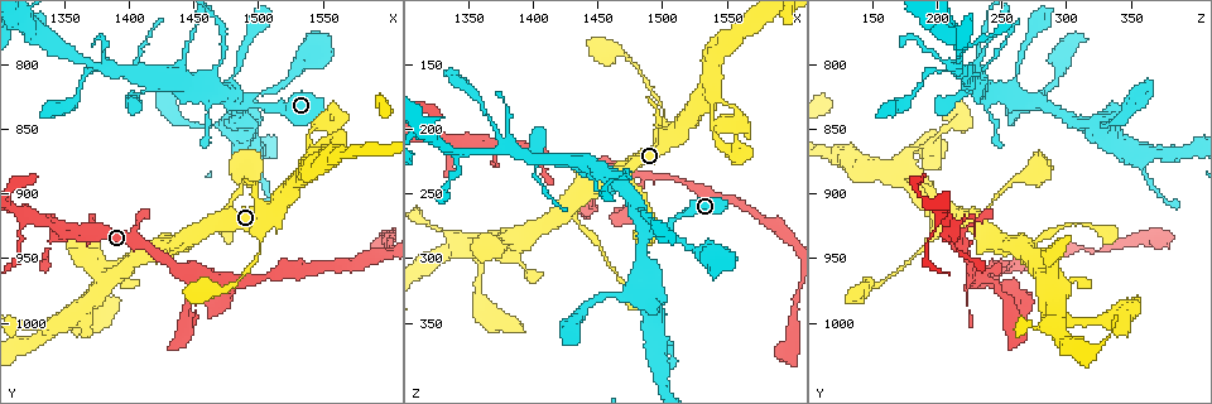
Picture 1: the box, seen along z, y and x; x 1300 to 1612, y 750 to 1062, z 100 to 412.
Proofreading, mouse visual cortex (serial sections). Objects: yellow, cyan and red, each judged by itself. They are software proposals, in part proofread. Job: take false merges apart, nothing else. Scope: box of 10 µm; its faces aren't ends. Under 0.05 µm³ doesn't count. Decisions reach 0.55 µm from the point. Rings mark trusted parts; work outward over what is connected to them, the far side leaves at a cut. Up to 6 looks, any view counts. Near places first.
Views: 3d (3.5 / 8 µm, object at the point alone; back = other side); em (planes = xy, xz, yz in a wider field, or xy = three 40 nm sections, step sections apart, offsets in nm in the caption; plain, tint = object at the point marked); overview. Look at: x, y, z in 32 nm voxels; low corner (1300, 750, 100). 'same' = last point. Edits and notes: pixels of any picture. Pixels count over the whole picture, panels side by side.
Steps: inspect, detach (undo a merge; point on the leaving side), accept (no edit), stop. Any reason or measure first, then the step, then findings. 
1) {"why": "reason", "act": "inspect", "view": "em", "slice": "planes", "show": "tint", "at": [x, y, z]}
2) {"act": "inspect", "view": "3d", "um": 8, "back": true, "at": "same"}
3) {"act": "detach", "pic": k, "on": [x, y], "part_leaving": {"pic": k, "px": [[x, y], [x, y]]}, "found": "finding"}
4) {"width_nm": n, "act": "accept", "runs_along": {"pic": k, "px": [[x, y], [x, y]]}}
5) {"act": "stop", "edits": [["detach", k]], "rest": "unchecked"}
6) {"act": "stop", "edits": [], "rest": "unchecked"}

{"why": "three arms meet", "act": "inspect", "view": "3d", "um": 3.5, "at": [1484, 806, 264]}

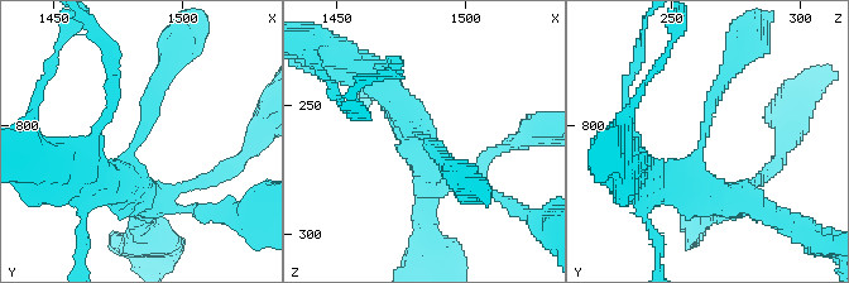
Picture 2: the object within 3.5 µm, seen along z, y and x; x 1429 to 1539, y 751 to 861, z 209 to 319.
{"arms": 3, "arm_widths_nm": [200, 400, 450], "why": "shape alone is not enough", "act": "inspect", "view": "em", "slice": "planes", "show": "tint", "at": [1482, 807, 263]}

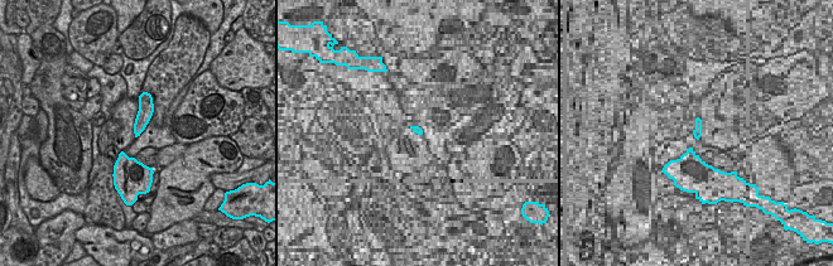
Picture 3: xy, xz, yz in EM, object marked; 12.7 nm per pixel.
{"act": "accept", "runs_along": {"pic": 2, "px": [[140, 196], [129, 149], [159, 72]]}, "found": "all the same cell"}

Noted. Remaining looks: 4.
{"why": "three arms meet", "act": "inspect", "view": "em", "slice": "xy", "step": 5, "show": "tint", "at": [1424, 942, 262]}

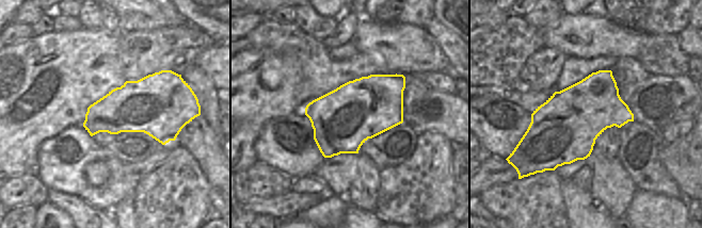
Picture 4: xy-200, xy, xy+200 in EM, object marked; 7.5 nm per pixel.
{"why": "wider look", "act": "inspect", "view": "3d", "um": 3.5, "at": "same"}

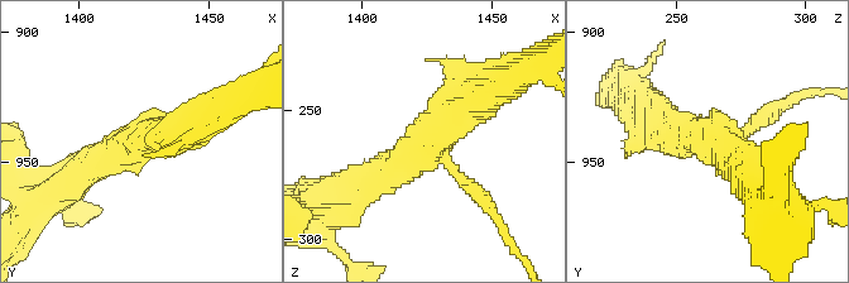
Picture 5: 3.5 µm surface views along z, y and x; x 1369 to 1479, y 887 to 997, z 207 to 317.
{"arm_widths_nm": [150, 400, 450], "act": "accept", "runs_along": {"pic": 5, "px": [[485, 92], [408, 161], [361, 183]]}, "found": "one cell here"}

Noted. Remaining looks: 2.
{"act": "inspect", "view": "3d", "um": 3.5, "at": [1322, 920, 206]}

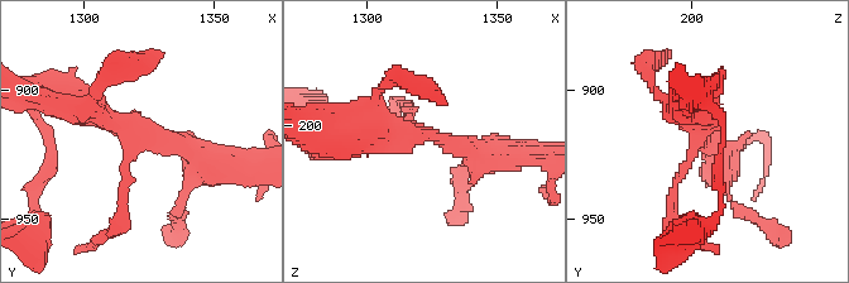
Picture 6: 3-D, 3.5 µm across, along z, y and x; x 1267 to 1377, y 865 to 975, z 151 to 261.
{"arms": 3, "arm_widths_nm": [100, 350, 350], "act": "inspect", "view": "em", "slice": "planes", "show": "tint", "at": [1321, 918, 203]}

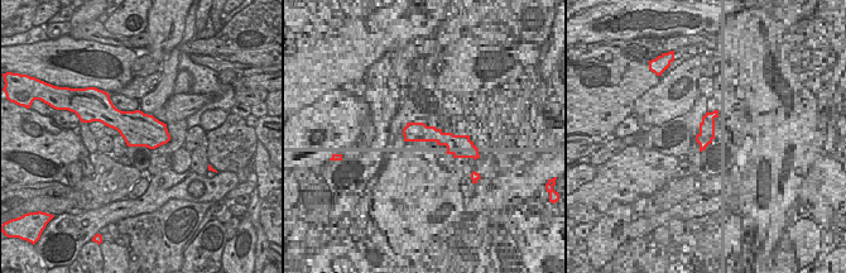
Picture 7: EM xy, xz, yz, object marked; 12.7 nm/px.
{"act": "accept", "runs_along": {"pic": 6, "px": [[210, 169], [86, 102]]}, "found": "one cell here"}

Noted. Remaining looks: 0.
{"act": "stop", "edits": [], "rest": "unchecked"}

